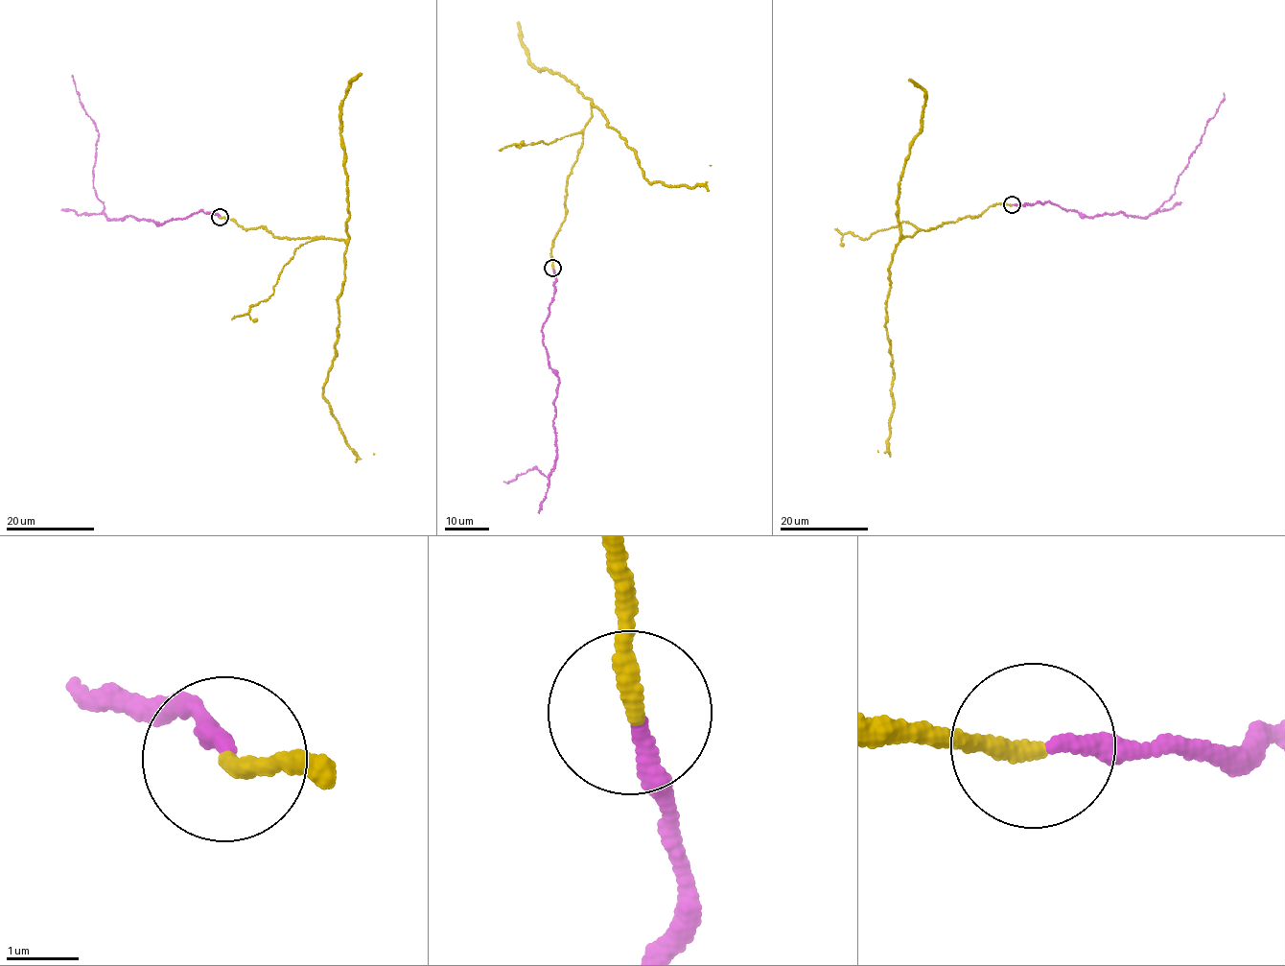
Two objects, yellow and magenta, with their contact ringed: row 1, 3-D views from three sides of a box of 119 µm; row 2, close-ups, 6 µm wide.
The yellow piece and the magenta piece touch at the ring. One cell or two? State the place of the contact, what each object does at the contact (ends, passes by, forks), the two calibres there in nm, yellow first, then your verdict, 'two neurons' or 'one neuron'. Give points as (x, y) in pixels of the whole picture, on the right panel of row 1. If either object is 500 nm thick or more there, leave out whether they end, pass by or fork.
place (1012, 204); yellow ends; magenta ends; calibres 240 and 240 nm; two neurons

